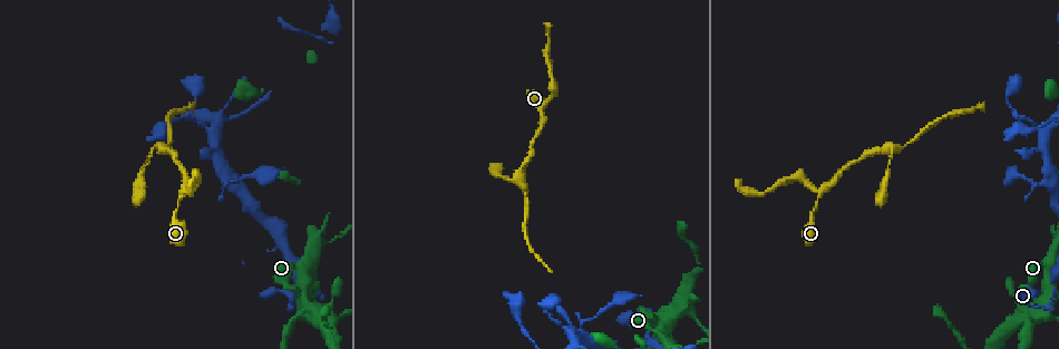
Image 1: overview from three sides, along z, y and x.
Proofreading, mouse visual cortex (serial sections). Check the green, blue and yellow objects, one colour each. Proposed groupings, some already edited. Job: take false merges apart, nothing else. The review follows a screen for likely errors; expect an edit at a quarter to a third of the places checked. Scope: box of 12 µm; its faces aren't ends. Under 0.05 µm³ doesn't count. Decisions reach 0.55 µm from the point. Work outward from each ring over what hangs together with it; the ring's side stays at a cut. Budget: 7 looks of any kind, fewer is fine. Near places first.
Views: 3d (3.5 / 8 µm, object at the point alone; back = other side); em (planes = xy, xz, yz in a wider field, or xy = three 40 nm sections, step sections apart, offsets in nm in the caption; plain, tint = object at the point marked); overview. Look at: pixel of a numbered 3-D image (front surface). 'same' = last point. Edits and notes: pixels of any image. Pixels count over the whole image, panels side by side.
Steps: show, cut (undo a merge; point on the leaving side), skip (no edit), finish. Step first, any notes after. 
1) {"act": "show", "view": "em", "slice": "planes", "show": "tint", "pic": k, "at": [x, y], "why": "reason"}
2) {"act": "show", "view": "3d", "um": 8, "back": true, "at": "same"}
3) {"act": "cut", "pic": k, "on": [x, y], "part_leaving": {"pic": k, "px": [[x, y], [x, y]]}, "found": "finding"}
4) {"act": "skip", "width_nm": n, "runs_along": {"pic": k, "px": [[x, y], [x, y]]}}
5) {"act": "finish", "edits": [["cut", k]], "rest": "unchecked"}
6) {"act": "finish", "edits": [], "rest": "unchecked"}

{"act": "show", "view": "3d", "um": 3.5, "pic": 1, "at": [238, 182], "why": "sharp bend"}

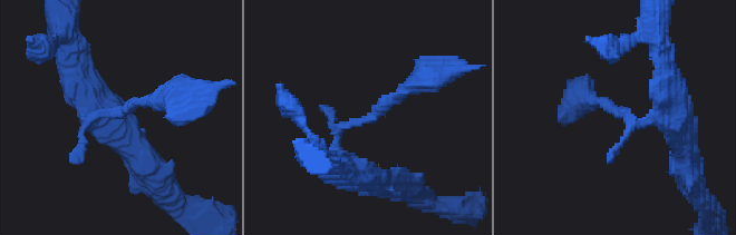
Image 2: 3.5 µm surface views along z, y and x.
{"act": "show", "view": "em", "slice": "xy", "step": 5, "show": "tint", "pic": 2, "at": [118, 114], "why": "need the tissue"}

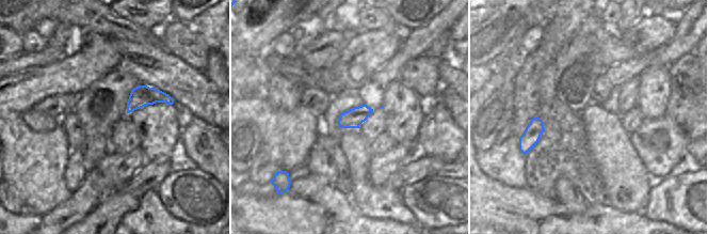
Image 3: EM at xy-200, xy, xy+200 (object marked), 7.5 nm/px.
{"act": "skip", "runs_along": {"pic": 2, "px": [[341, 163], [338, 130], [427, 77]]}, "found": "continuous, no second cell"}

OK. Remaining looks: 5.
{"act": "show", "view": "3d", "um": 3.5, "pic": 1, "at": [574, 335], "why": "branch point"}

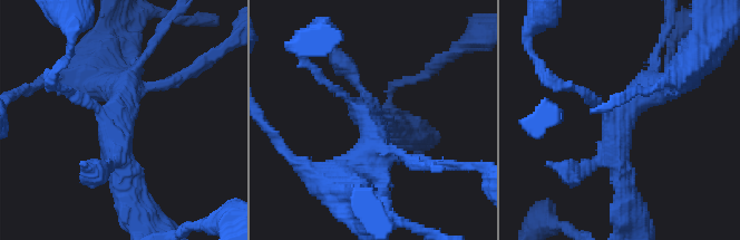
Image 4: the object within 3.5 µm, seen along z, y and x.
{"act": "show", "view": "em", "slice": "xy", "step": 1, "show": "tint", "pic": 4, "at": [368, 115], "why": "shape alone is not enough"}

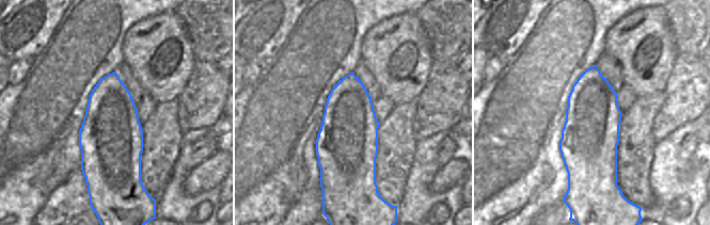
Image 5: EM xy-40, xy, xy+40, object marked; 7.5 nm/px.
{"act": "skip", "runs_along": {"pic": 4, "px": [[625, 199], [622, 117], [668, 86]]}, "found": "continuous, no second cell"}

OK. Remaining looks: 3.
{"act": "show", "view": "3d", "um": 3.5, "pic": 1, "at": [195, 96], "why": "sudden change in width"}

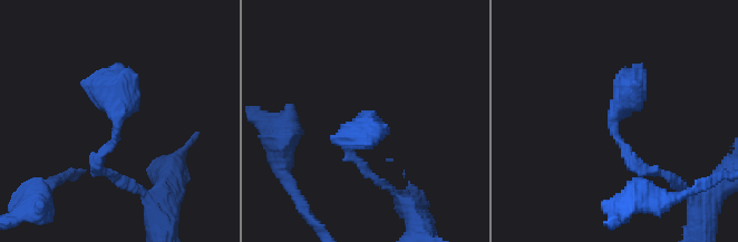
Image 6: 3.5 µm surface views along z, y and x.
{"act": "show", "view": "em", "slice": "planes", "show": "tint", "pic": 6, "at": [616, 114]}

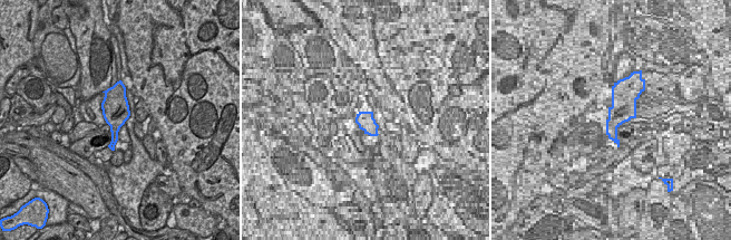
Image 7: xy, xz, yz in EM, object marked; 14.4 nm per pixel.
{"act": "skip", "runs_along": {"pic": 6, "px": [[98, 171], [119, 105], [81, 81]]}, "found": "one cell here"}

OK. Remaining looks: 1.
{"act": "finish", "edits": [], "rest": "unchecked"}

